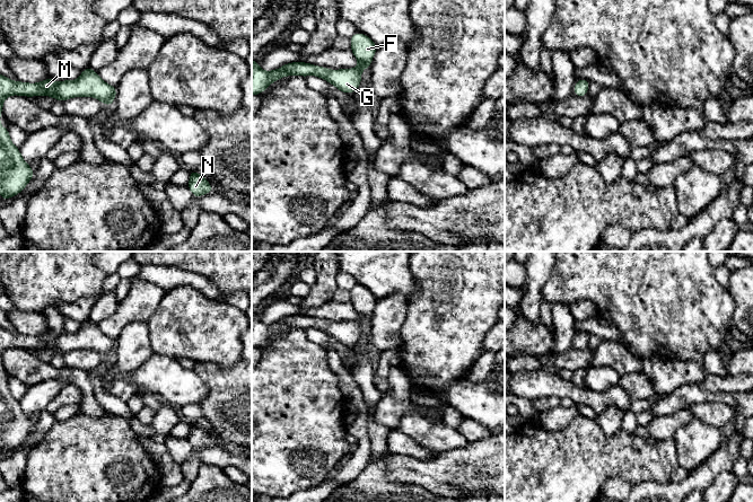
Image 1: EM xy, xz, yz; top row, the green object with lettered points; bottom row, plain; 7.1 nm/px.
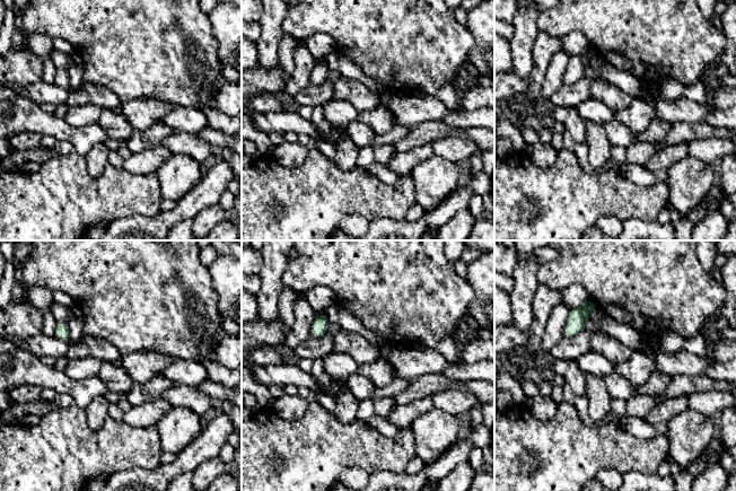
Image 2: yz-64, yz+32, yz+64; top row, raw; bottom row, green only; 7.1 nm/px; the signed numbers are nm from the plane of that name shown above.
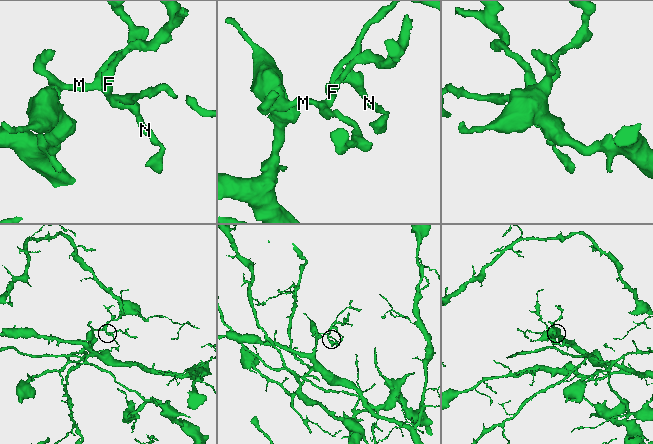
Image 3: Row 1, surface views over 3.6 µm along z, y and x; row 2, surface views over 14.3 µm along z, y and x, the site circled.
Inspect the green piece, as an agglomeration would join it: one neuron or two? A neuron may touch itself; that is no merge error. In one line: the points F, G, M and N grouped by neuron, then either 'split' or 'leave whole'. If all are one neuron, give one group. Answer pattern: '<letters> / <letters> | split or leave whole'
F G M N | leave whole

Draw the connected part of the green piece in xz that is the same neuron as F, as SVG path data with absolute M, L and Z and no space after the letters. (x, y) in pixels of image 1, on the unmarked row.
M362 285L353 287L350 293L351 305L359 315L359 319L353 322L330 323L310 316L291 315L280 322L266 325L252 311L252 347L263 345L275 333L292 327L316 328L325 332L344 346L354 345L360 338L361 325L371 318L377 298Z

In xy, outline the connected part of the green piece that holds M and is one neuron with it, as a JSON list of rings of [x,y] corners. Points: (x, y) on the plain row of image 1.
[[[89,319],[82,323],[77,333],[63,333],[61,335],[47,331],[38,336],[28,336],[21,334],[12,334],[0,327],[0,368],[5,352],[11,347],[19,349],[51,349],[60,354],[72,350],[89,349],[97,351],[108,360],[113,356],[116,349],[116,340],[110,338],[102,333],[96,323]]]

